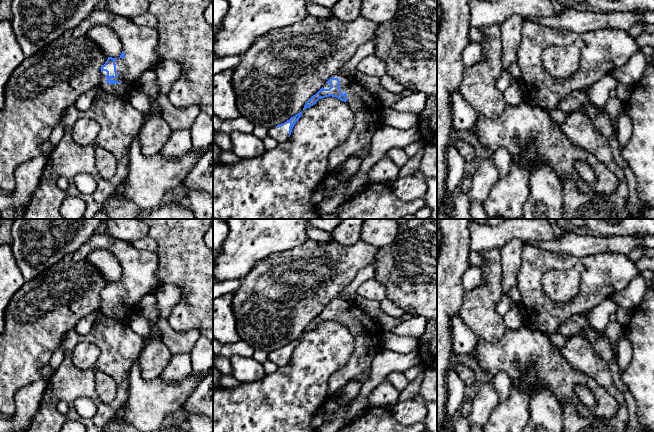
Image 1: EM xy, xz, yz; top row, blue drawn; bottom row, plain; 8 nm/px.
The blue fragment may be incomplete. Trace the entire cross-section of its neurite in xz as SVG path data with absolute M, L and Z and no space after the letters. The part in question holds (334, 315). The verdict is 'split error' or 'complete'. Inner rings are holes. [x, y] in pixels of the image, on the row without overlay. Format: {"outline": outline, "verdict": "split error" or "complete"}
{"outline": "M334 298L304 329L303 335L325 321L336 321L346 326L354 336L354 351L348 363L336 371L328 382L328 399L342 390L350 381L364 383L370 377L373 359L384 350L384 327L368 316L353 301Z", "verdict": "split error"}

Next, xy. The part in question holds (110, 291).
{"outline": "M97 231L83 246L66 255L64 261L85 260L89 254L99 249L111 252L122 268L120 281L108 281L101 291L99 310L108 318L128 323L138 310L137 305L142 297L150 293L155 294L161 285L156 275L158 256Z", "verdict": "split error"}

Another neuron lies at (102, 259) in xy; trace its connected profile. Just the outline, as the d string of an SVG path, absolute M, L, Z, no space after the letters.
M95 250L87 256L86 260L93 264L108 281L120 281L122 277L121 265L108 250Z

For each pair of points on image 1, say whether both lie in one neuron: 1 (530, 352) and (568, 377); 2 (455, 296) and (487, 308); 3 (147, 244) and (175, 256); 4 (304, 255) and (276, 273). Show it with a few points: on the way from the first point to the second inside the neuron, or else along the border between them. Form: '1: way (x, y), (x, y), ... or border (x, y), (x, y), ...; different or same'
1: way (539, 354), (559, 374); same
2: border (465, 291), (462, 297), (462, 306), (458, 313); different
3: border (148, 235), (156, 243), (156, 252); different
4: way (297, 262), (286, 273), (283, 273); same

